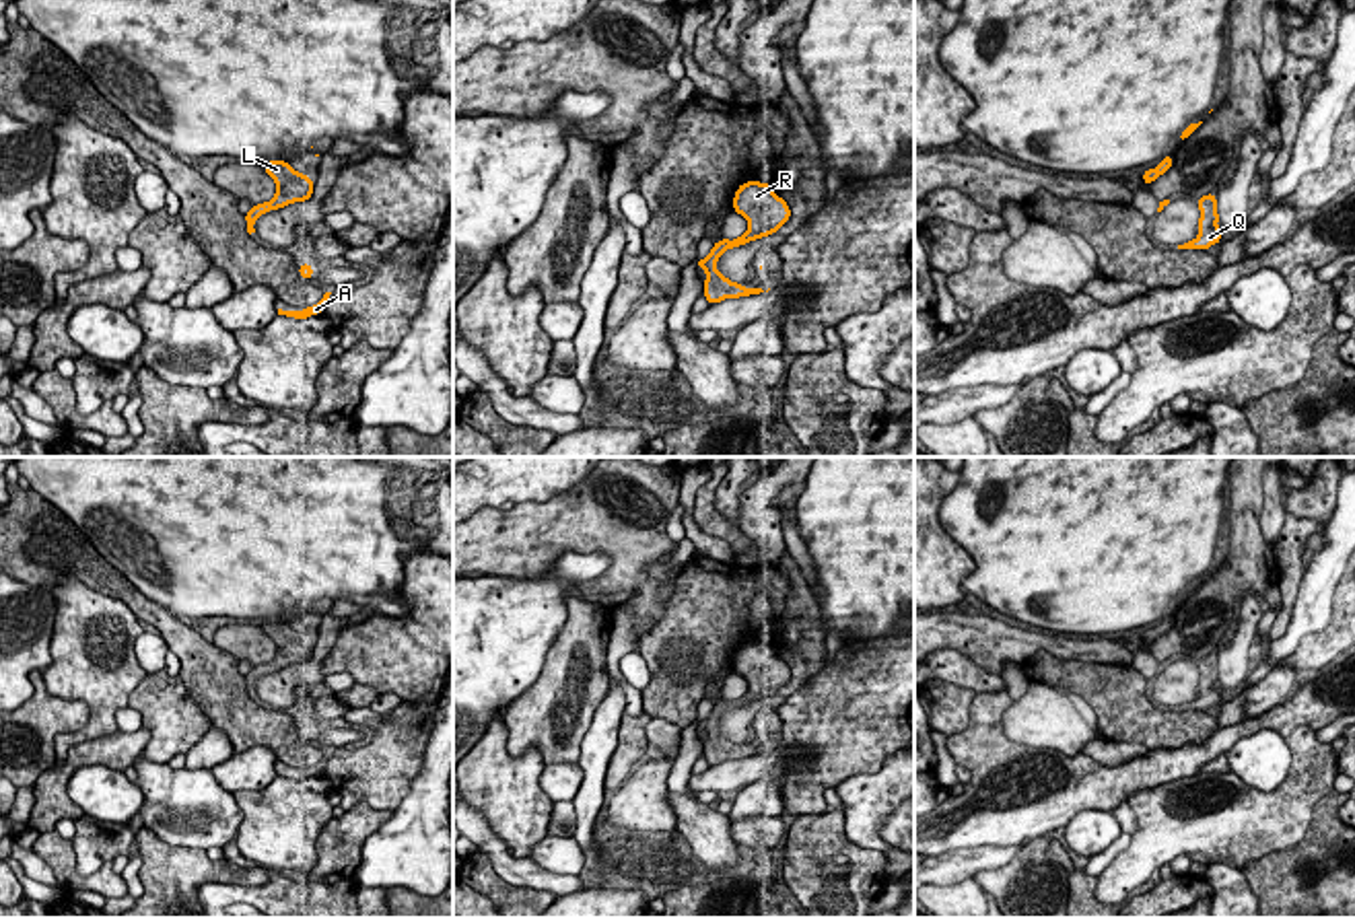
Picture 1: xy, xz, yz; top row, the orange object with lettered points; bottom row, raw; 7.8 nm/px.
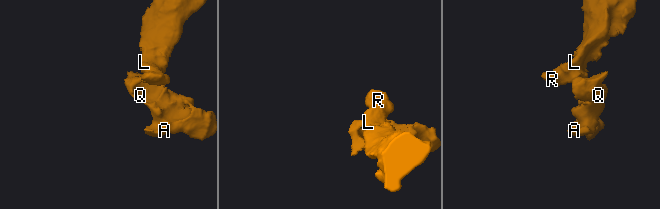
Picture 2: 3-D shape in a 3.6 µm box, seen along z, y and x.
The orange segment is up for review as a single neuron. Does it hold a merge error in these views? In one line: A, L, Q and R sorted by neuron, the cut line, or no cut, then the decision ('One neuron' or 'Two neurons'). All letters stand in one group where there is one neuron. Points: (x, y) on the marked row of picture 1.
Groups: A L Q R. No split. One neuron

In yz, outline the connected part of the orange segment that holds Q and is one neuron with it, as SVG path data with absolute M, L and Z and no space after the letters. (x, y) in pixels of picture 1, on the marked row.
M1207 193L1203 198L1198 198L1198 210L1201 210L1198 237L1188 243L1178 245L1178 249L1207 251L1211 245L1221 243L1221 226L1217 224L1219 214L1217 214L1215 193Z

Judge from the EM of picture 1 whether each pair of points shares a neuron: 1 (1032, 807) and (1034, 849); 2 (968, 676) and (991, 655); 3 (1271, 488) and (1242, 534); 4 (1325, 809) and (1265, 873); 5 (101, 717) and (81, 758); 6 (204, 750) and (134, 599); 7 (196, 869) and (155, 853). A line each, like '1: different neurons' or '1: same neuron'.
1: different neurons
2: different neurons
3: different neurons
4: same neuron
5: different neurons
6: same neuron
7: same neuron

